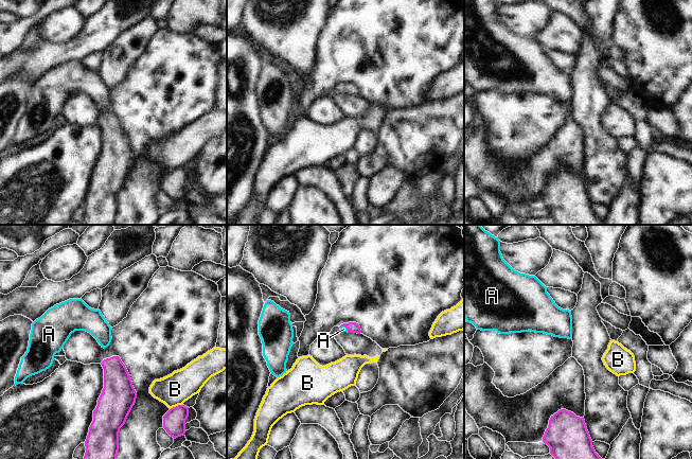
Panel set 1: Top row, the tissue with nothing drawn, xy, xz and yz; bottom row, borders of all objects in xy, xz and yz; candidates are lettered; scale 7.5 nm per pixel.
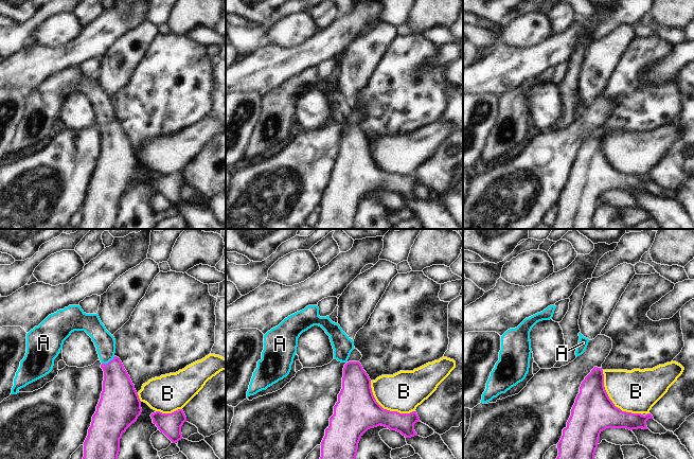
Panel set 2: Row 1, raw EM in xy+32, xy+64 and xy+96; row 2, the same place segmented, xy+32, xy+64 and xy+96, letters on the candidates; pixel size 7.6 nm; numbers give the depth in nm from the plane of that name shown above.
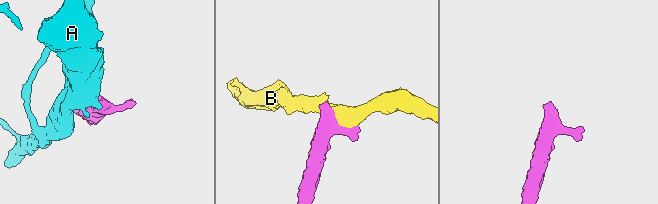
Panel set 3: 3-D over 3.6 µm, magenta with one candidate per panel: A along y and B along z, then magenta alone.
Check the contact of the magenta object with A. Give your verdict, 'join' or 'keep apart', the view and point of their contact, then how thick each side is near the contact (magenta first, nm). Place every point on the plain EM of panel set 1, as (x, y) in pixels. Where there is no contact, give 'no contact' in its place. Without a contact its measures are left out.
join | xz (344, 88) | 80/50 nm

